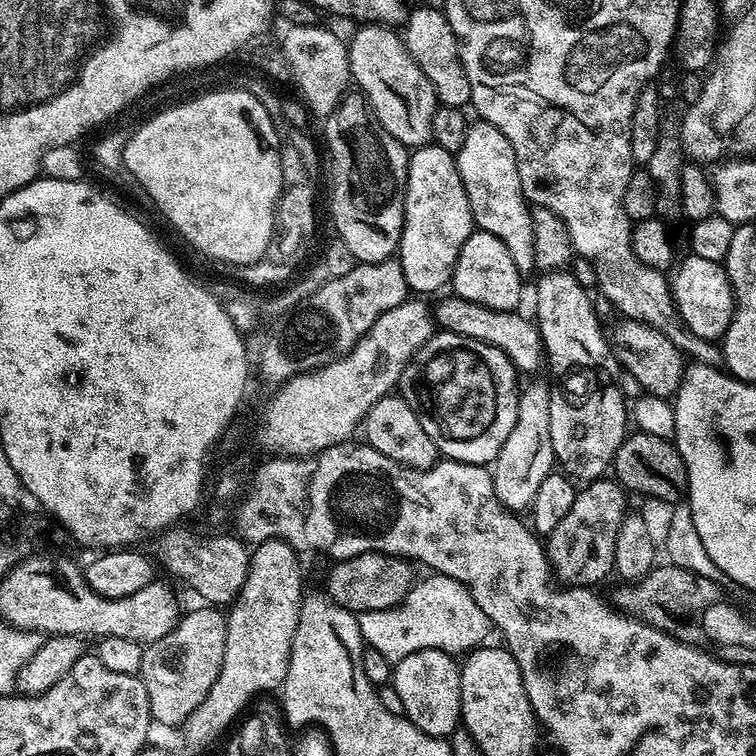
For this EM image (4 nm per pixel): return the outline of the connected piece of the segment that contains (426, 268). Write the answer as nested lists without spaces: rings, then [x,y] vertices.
[[[427,143],[408,158],[408,181],[404,187],[404,229],[398,259],[409,289],[416,294],[436,292],[452,279],[458,254],[474,230],[466,186],[462,186],[455,155]]]

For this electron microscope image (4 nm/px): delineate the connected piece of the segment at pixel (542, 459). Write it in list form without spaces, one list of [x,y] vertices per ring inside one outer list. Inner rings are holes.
[[[532,384],[521,391],[514,430],[510,430],[510,438],[502,442],[502,450],[498,450],[490,468],[496,497],[513,514],[522,513],[523,508],[524,511],[531,509],[534,494],[538,494],[538,486],[542,486],[542,478],[554,471],[556,455],[550,442],[551,397],[551,391],[540,384]]]

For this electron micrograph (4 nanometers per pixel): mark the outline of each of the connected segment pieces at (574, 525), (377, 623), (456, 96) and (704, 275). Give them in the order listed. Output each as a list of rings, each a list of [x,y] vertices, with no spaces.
[[[601,478],[585,483],[577,491],[574,506],[570,506],[566,518],[562,518],[562,522],[558,522],[558,526],[554,526],[554,530],[546,537],[548,562],[552,566],[555,579],[561,585],[586,588],[599,585],[599,580],[604,580],[608,575],[610,577],[613,575],[614,550],[618,542],[618,530],[629,511],[628,499],[630,496],[626,489],[612,478]]]
[[[440,573],[428,574],[428,577],[419,579],[412,585],[410,594],[398,607],[390,607],[380,611],[366,611],[357,615],[360,636],[365,645],[372,647],[388,661],[395,664],[406,658],[407,655],[416,653],[420,649],[438,649],[451,656],[462,656],[481,647],[487,640],[492,627],[486,614],[483,614],[473,596],[464,584]]]
[[[439,7],[412,8],[402,25],[402,39],[410,58],[418,62],[418,70],[426,74],[440,104],[451,108],[467,109],[472,102],[470,78],[460,57],[460,43],[450,26],[447,16]]]
[[[693,254],[686,256],[685,260],[683,257],[675,265],[674,273],[676,272],[676,277],[673,275],[670,280],[674,311],[680,317],[680,321],[685,328],[688,328],[695,336],[703,340],[719,341],[723,337],[724,331],[730,326],[732,312],[736,308],[736,300],[732,296],[732,284],[728,280],[728,272],[724,268],[723,263],[718,261],[710,261]]]

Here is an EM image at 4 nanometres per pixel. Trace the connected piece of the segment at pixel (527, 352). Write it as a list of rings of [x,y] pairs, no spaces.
[[[448,294],[448,297],[440,304],[438,308],[438,324],[441,329],[453,332],[459,336],[465,336],[478,342],[486,342],[502,354],[510,358],[510,362],[521,373],[536,372],[546,364],[546,355],[544,352],[544,342],[540,337],[540,330],[531,319],[519,316],[519,311],[499,312],[493,308],[487,308],[481,304],[475,304],[469,300],[463,300],[455,294]]]

